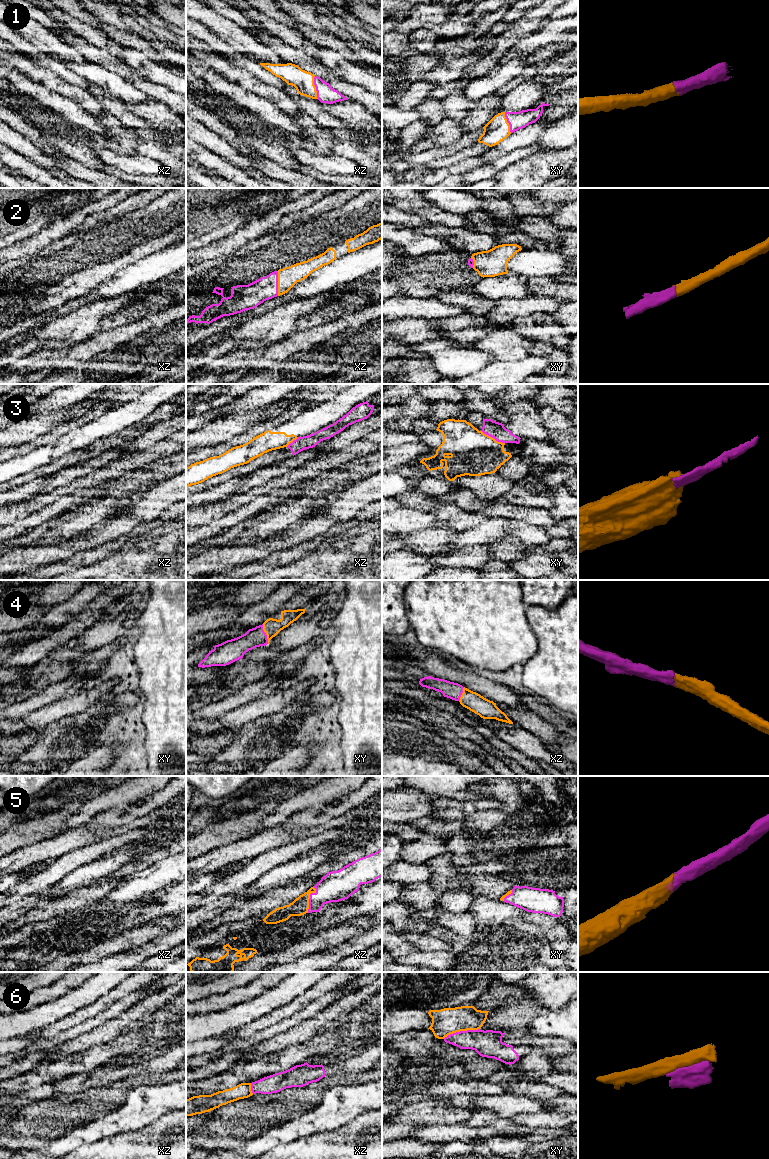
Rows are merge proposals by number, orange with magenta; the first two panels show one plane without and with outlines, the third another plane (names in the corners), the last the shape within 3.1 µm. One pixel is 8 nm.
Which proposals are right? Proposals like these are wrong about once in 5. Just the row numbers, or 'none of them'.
1, 2, 4, 5

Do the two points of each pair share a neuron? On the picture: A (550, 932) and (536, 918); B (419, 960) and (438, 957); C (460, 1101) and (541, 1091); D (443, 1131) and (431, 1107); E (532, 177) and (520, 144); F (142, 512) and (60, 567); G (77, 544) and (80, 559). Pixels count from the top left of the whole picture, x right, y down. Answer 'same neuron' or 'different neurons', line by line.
A: same neuron
B: same neuron
C: different neurons
D: different neurons
E: different neurons
F: different neurons
G: different neurons

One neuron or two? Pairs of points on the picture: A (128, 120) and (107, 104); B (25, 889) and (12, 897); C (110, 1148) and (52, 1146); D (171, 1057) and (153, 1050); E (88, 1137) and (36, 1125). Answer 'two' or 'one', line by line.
A: one
B: one
C: two
D: two
E: two

